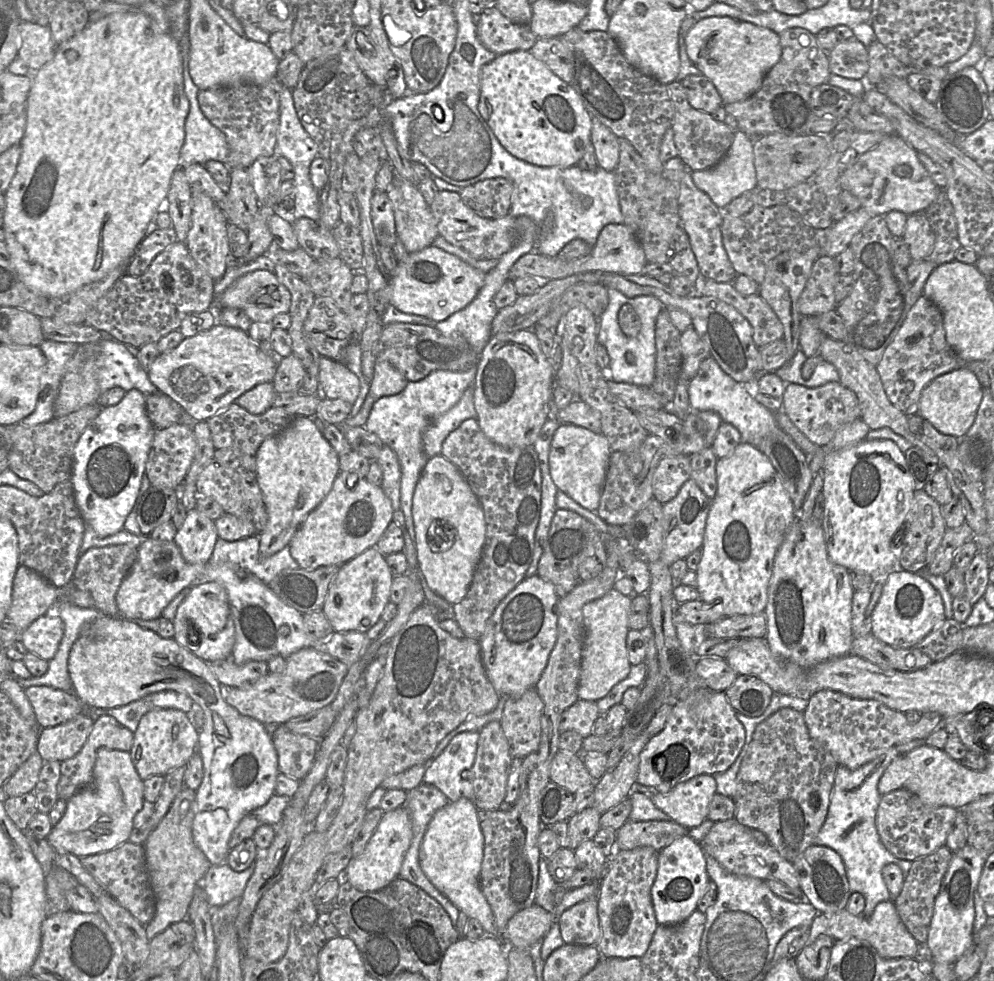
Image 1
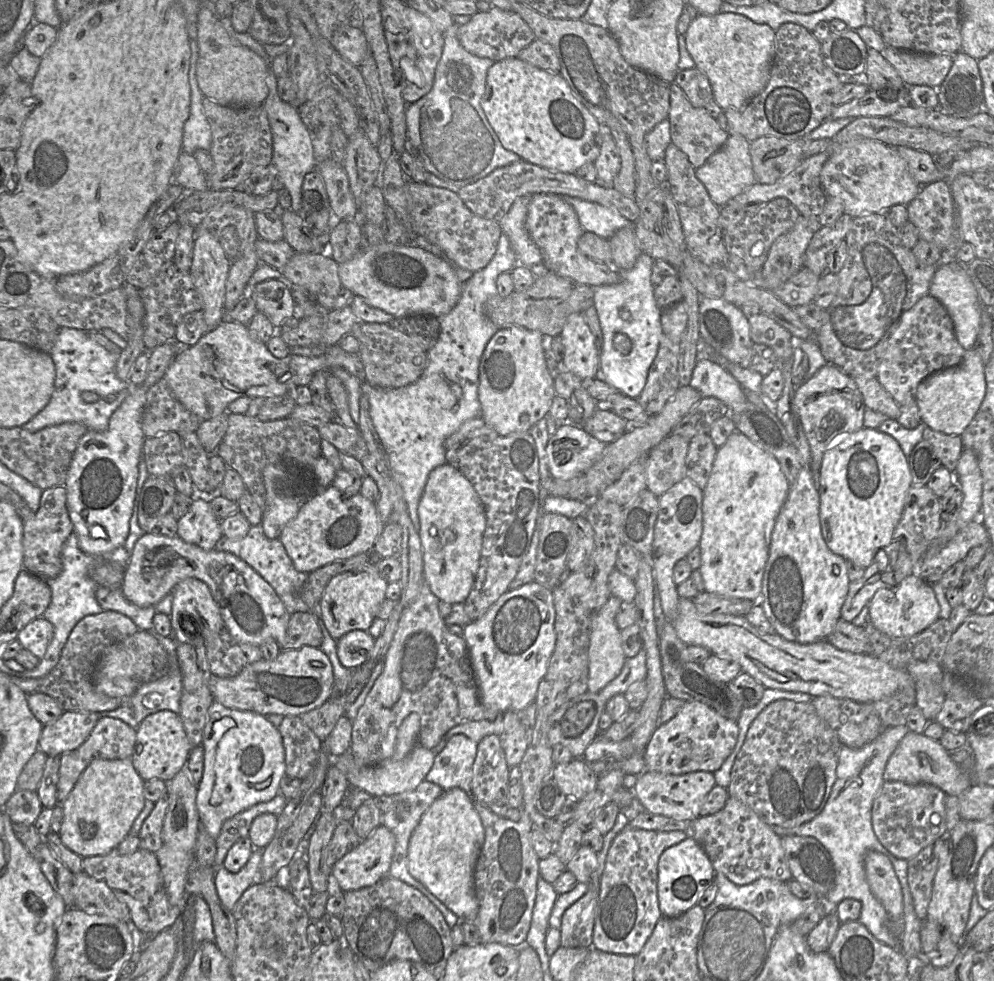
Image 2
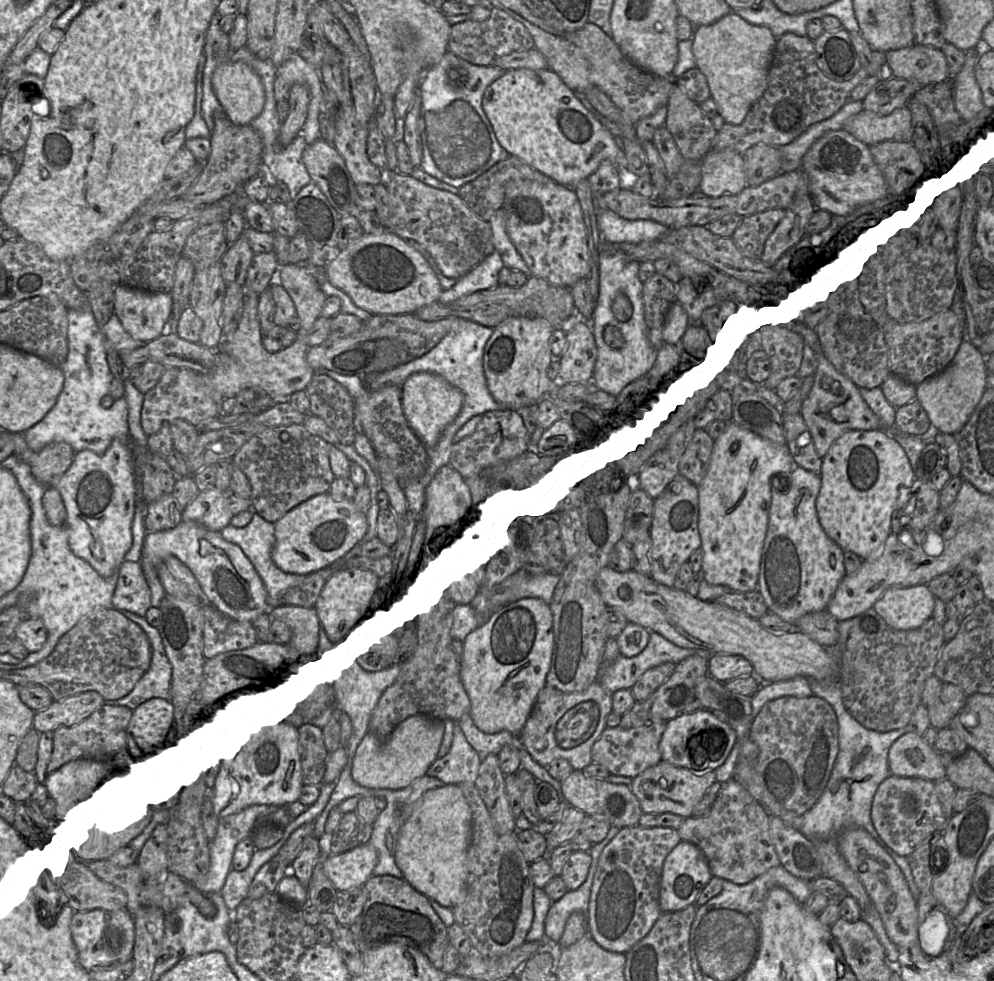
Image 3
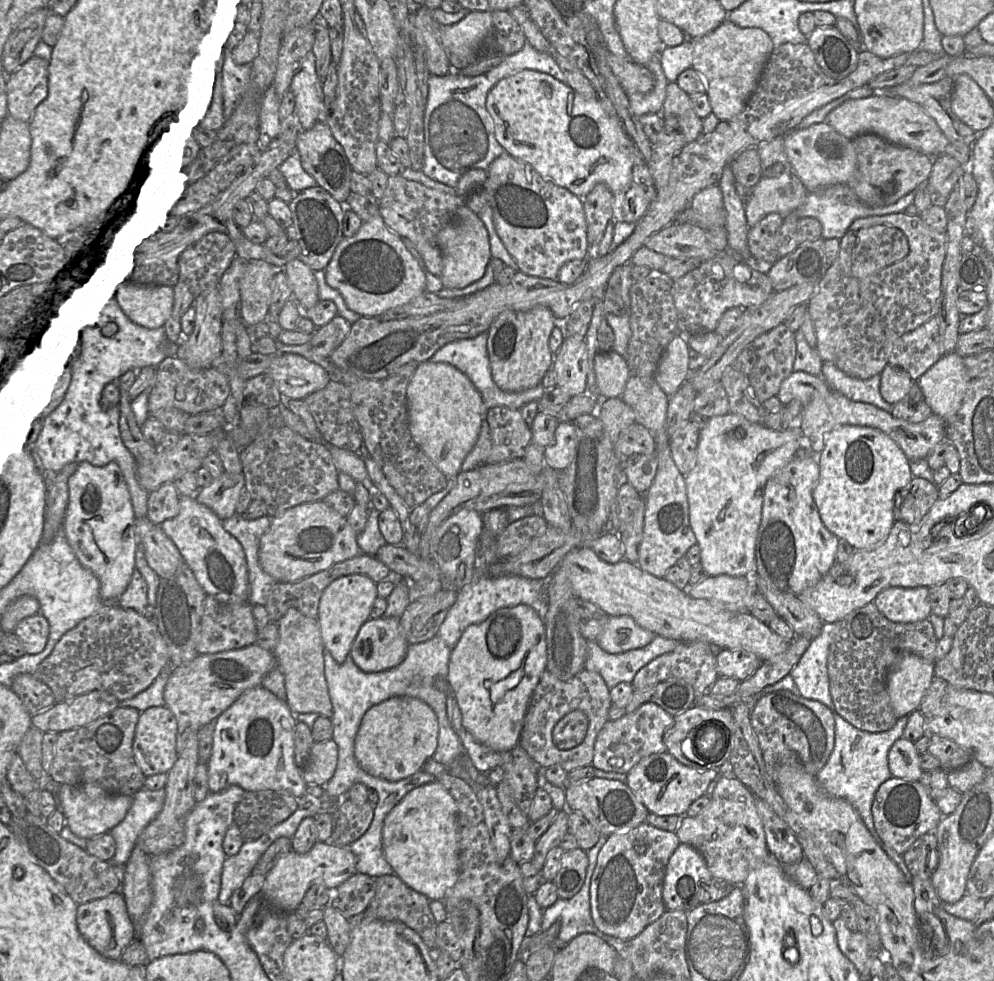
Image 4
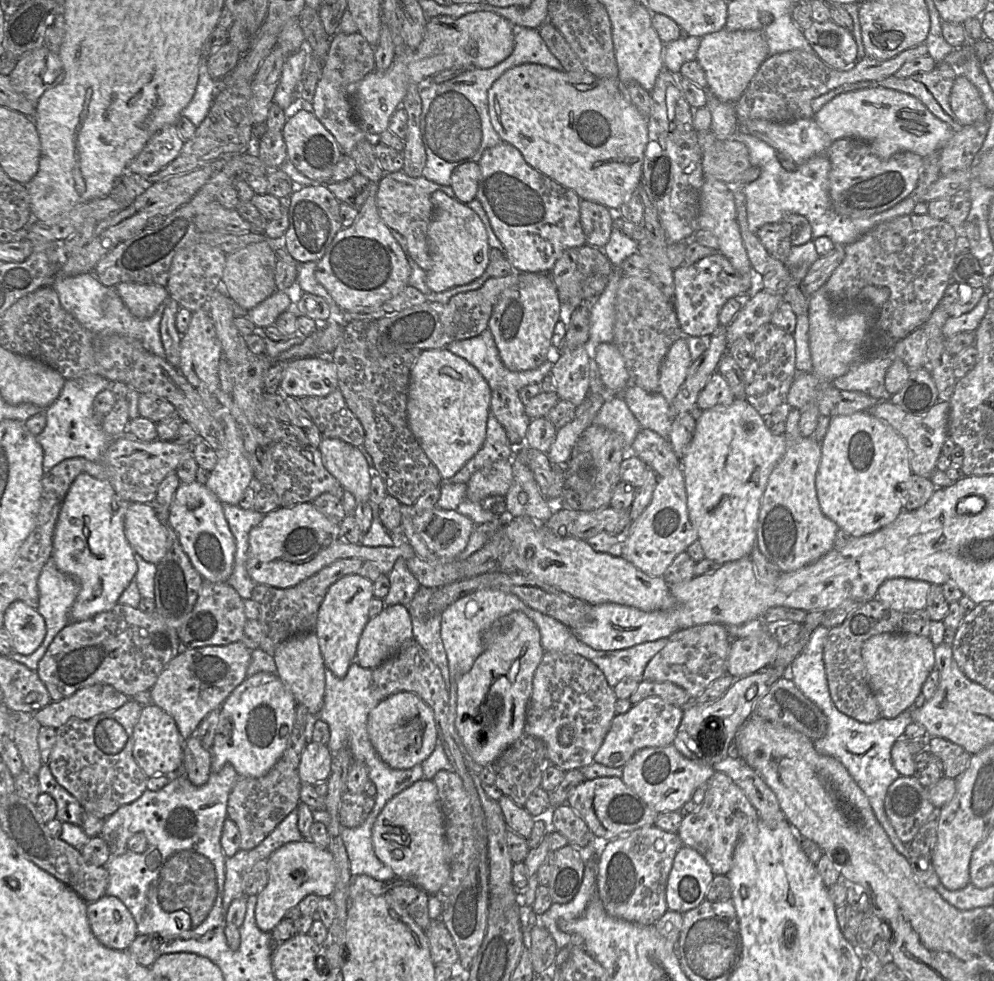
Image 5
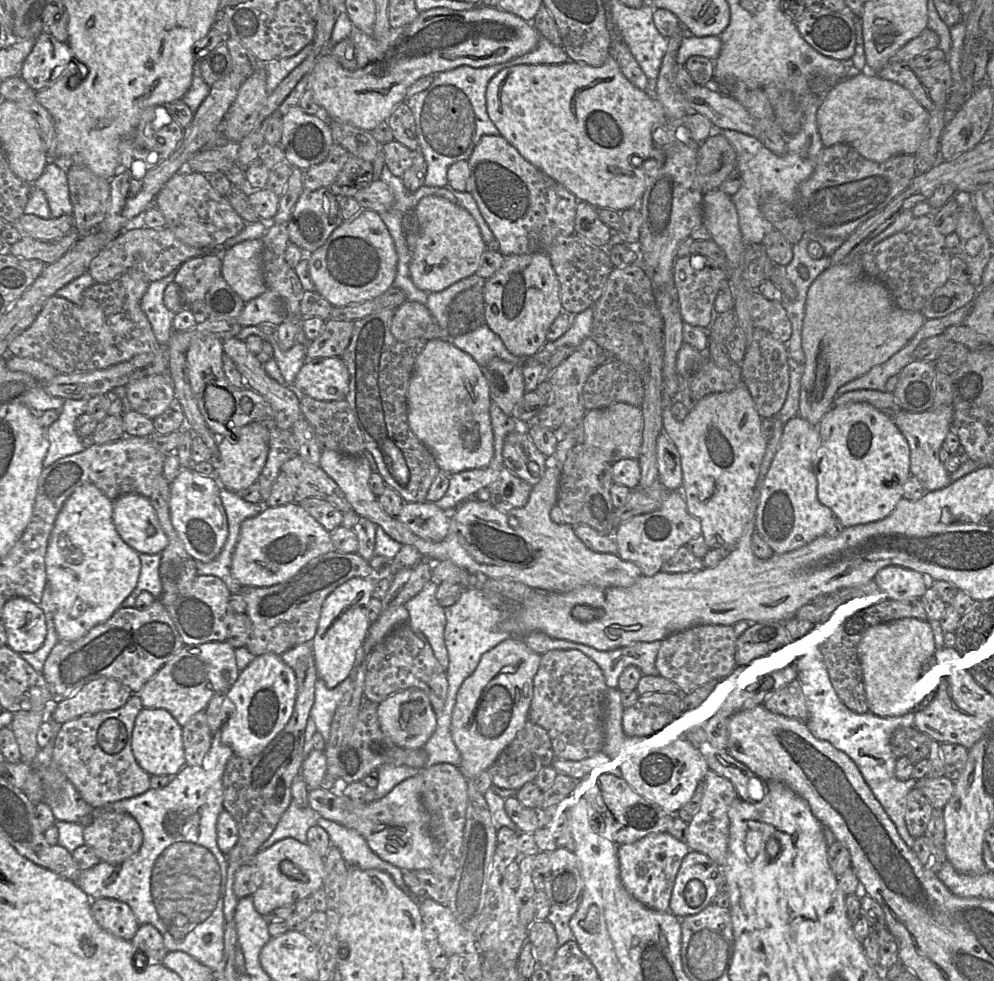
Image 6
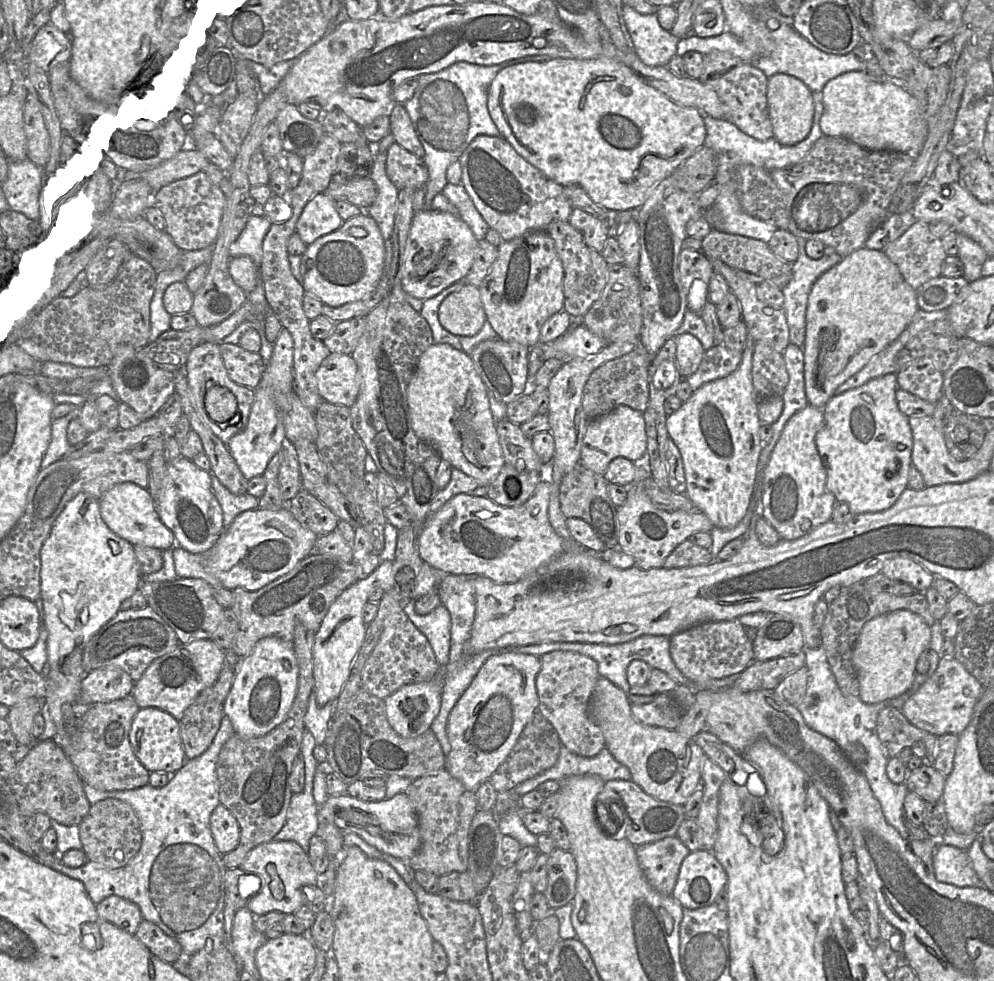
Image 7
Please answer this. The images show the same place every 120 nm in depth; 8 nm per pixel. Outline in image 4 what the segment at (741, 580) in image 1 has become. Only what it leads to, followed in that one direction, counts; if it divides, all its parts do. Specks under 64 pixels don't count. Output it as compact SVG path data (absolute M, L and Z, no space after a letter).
M728 412L708 419L700 430L696 463L685 476L689 521L700 548L700 564L708 576L755 573L755 546L767 480L795 457L806 437L797 423L784 431L751 423Z

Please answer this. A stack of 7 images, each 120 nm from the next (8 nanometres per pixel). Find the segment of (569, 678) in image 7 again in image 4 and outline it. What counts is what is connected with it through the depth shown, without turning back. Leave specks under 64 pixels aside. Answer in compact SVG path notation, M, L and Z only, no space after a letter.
M545 669L532 694L518 744L541 768L559 765L570 772L591 765L596 737L609 721L609 691L597 672L583 669L570 680L561 681Z

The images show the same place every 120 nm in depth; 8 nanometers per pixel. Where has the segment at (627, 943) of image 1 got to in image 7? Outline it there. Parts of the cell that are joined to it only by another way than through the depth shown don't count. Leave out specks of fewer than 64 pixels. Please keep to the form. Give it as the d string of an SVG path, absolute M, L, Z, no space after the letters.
M677 836L636 846L638 863L647 882L665 896L672 895L681 864L689 853Z

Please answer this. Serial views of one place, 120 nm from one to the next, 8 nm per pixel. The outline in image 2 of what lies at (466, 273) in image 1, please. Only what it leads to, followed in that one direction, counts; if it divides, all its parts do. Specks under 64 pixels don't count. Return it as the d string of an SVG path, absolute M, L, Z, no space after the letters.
M388 242L364 245L349 261L338 264L342 287L360 296L370 306L395 318L424 315L440 317L457 304L462 285L456 267L446 258L417 246L398 246Z

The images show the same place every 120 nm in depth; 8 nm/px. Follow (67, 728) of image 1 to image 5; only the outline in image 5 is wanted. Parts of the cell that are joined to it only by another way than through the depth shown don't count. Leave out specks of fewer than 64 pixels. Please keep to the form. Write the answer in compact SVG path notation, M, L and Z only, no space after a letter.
M99 683L80 689L59 702L52 701L33 716L41 726L58 729L73 718L88 720L117 710L130 699L114 687Z

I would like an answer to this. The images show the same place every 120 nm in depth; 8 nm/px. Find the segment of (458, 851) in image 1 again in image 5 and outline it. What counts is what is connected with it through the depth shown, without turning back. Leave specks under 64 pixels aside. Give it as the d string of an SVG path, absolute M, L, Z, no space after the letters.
M431 779L414 782L385 804L372 827L372 844L377 858L390 867L396 876L411 881L429 895L439 892L449 875L449 846L438 791Z

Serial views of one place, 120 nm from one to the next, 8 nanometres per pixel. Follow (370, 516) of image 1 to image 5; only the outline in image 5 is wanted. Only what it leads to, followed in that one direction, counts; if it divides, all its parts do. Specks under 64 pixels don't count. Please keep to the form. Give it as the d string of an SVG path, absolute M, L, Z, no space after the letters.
M311 502L279 507L265 514L261 522L250 530L248 544L248 575L256 585L276 588L293 587L338 559L364 559L374 563L381 574L387 575L397 558L408 559L415 555L408 543L398 547L367 547L342 540L339 524L328 519Z

